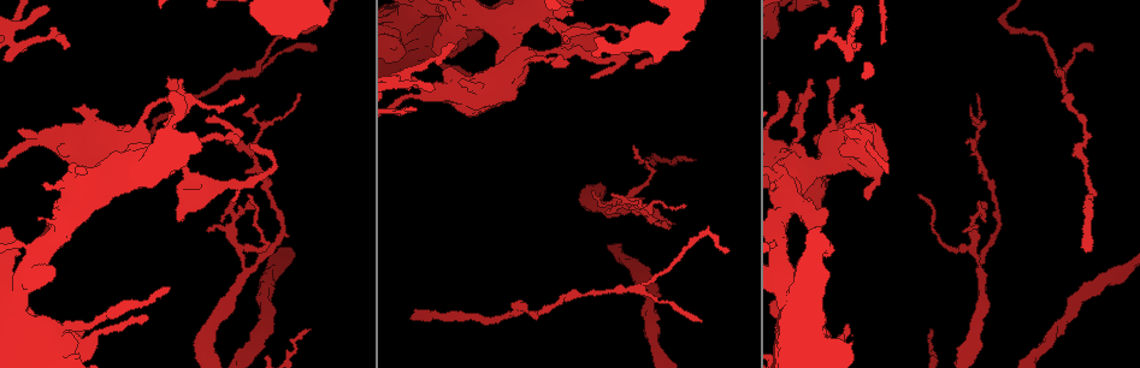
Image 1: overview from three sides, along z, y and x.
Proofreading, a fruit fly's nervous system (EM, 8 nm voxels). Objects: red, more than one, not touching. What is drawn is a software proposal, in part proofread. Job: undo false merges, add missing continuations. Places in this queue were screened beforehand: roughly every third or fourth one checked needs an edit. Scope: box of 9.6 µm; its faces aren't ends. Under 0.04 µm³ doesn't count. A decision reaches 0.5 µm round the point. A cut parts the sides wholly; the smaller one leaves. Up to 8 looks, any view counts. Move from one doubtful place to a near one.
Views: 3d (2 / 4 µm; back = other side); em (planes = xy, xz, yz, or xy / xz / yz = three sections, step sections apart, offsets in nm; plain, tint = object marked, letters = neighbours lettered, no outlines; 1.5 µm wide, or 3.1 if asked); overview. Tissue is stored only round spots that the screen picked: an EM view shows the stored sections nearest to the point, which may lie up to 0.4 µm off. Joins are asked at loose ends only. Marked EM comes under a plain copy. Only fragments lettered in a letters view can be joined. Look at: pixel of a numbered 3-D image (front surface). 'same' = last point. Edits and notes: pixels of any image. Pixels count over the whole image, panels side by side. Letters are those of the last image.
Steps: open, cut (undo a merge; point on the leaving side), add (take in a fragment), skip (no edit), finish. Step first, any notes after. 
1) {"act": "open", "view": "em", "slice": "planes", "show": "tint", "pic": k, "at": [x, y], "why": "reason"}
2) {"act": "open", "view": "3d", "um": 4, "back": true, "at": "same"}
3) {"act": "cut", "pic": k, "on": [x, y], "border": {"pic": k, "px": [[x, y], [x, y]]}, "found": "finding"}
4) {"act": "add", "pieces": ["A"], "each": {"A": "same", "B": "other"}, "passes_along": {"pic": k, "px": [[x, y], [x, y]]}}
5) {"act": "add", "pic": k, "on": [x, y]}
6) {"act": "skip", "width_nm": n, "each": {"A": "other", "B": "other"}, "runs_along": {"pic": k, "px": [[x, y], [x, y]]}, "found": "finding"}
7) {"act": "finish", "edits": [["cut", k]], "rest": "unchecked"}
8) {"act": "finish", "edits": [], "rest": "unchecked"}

{"act": "open", "view": "3d", "um": 4, "pic": 1, "at": [256, 107], "why": "branch stops here"}

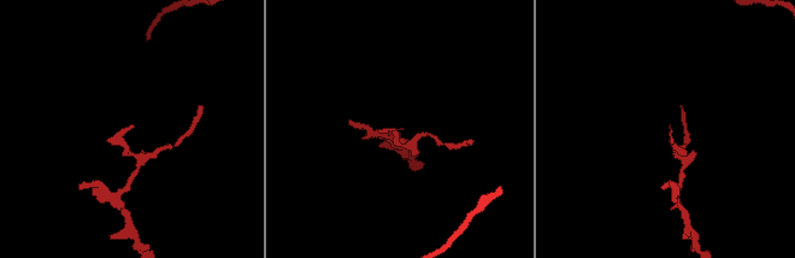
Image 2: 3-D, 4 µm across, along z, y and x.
{"act": "open", "view": "em", "slice": "planes", "show": "tint", "pic": 2, "at": [669, 126]}

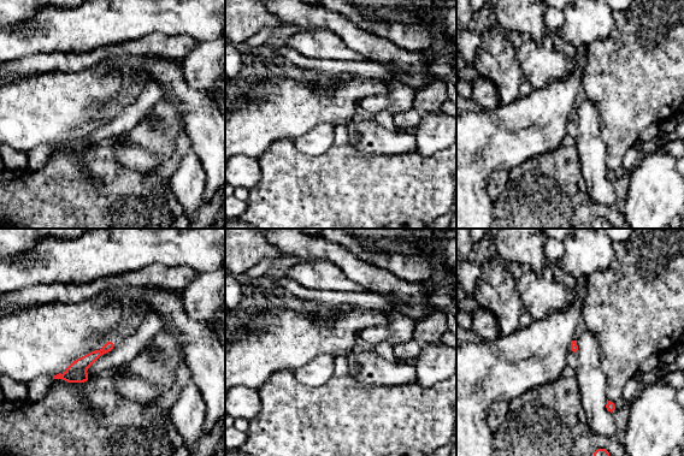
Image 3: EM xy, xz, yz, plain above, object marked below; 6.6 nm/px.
{"act": "open", "view": "em", "slice": "planes", "show": "letters", "at": "same", "why": "what lies round it"}

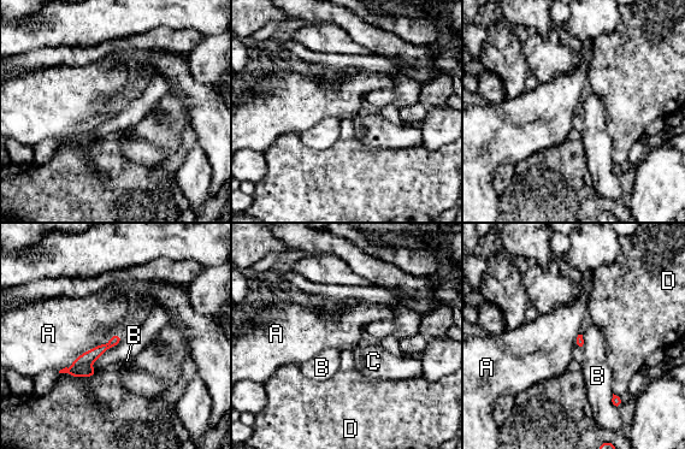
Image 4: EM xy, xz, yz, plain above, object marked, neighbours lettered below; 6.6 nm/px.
{"act": "skip", "each": {"A": "other", "B": "other", "C": "other", "D": "other"}, "border": {"pic": 4, "px": [[112, 334], [70, 365]]}, "found": "none of them fits"}

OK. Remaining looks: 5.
{"act": "open", "view": "3d", "um": 4, "back": true, "pic": 1, "at": [531, 312], "why": "sudden change in width"}

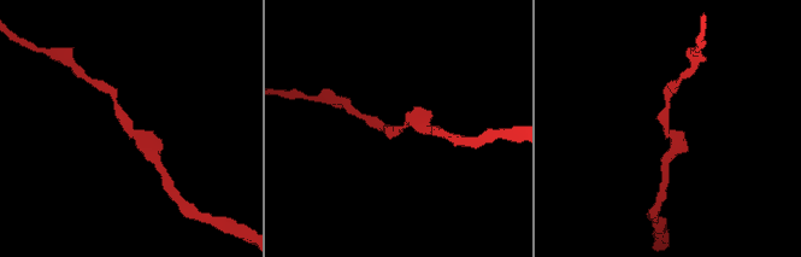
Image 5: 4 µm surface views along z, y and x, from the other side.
{"act": "open", "view": "em", "slice": "planes", "show": "letters", "pic": 5, "at": [400, 126], "why": "now the EM"}

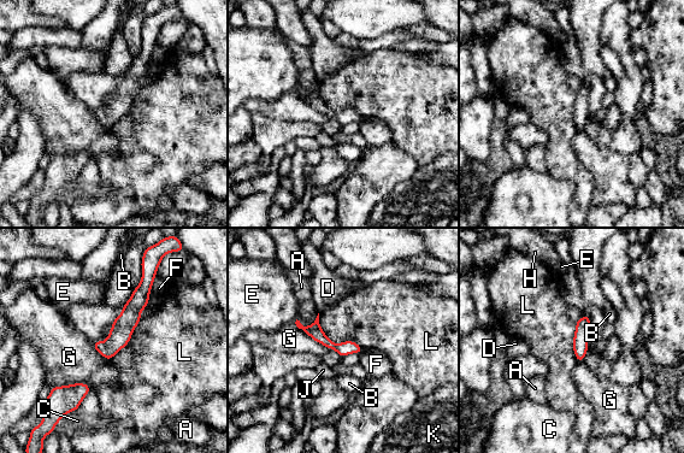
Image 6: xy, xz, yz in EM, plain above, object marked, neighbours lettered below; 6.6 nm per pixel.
{"act": "skip", "each": {"A": "other", "B": "other", "C": "other", "D": "other", "E": "other", "F": "other", "G": "other", "H": "other", "J": "other", "K": "other", "L": "other"}, "border": {"pic": 6, "px": [[318, 313], [335, 343], [363, 349]]}, "found": "continuous, no second neuron"}

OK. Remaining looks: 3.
{"act": "open", "view": "3d", "um": 4, "pic": 1, "at": [234, 141], "why": "tapers out"}

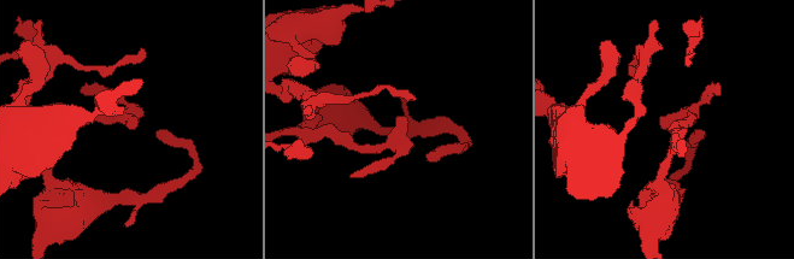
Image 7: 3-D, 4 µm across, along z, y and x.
{"act": "open", "view": "em", "slice": "planes", "show": "letters", "pic": 7, "at": [395, 119]}

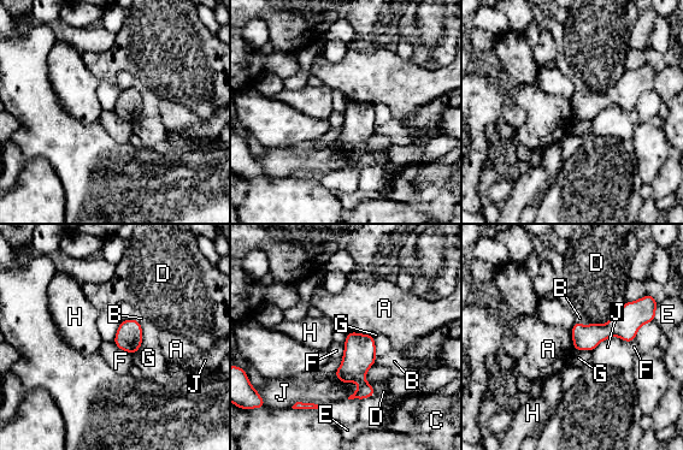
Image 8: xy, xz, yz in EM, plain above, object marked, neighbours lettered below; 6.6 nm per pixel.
{"act": "skip", "longest_contact_nm": ["D", 280], "each": {"A": "other", "B": "other", "C": "other", "D": "other", "E": "other", "F": "other", "G": "other", "H": "other", "J": "other"}, "runs_along": {"pic": 8, "px": [[641, 315], [586, 337], [576, 345]]}, "found": "none of them fits"}

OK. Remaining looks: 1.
{"act": "finish", "edits": [], "rest": "unchecked"}

